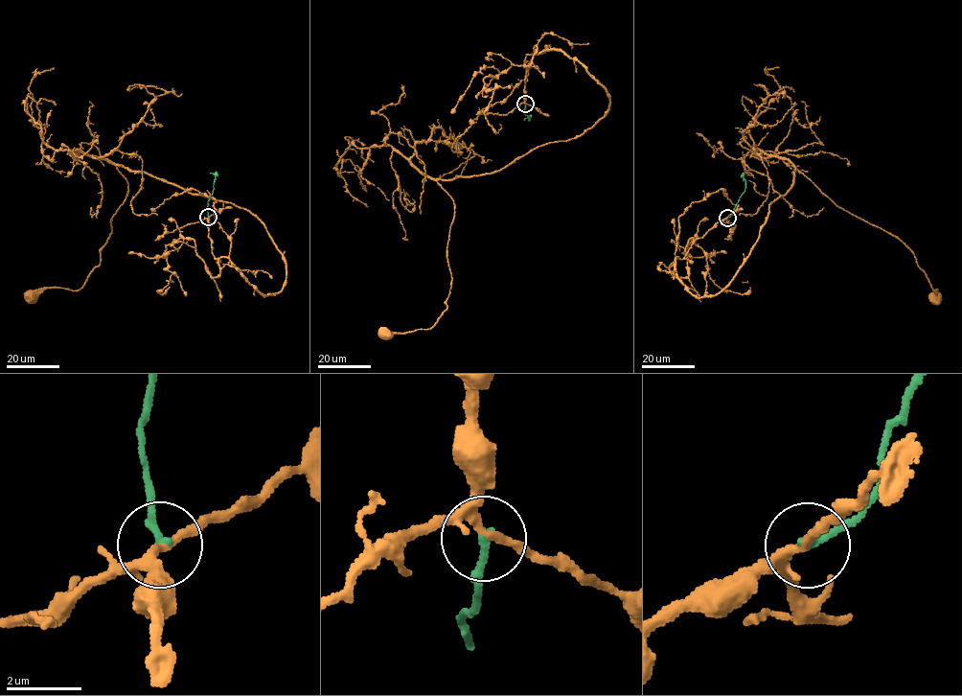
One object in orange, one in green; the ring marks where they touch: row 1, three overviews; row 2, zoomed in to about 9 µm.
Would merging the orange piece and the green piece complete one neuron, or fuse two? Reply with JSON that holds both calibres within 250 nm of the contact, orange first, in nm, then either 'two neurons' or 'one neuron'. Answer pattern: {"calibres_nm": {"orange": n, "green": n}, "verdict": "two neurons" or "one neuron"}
{"calibres_nm": {"orange": 200, "green": 220}, "verdict": "two neurons"}

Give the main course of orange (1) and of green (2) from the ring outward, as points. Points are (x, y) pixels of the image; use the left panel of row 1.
1: (209, 217), (216, 259), (278, 293), (285, 257), (254, 216), (117, 166), (127, 195), (100, 264), (30, 295)
2: (209, 217), (208, 202), (215, 176), (210, 174)

